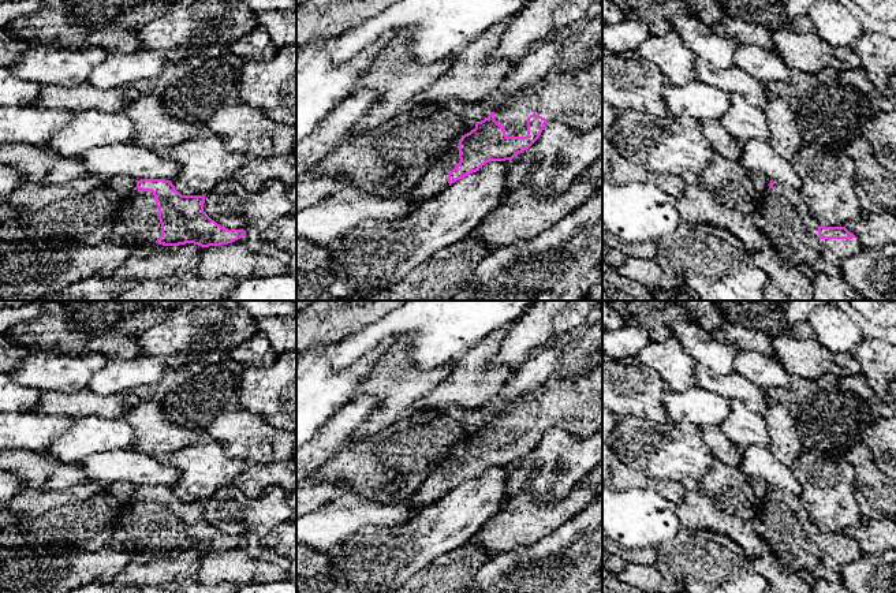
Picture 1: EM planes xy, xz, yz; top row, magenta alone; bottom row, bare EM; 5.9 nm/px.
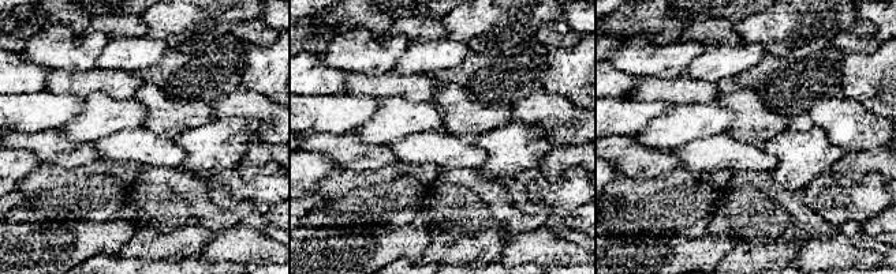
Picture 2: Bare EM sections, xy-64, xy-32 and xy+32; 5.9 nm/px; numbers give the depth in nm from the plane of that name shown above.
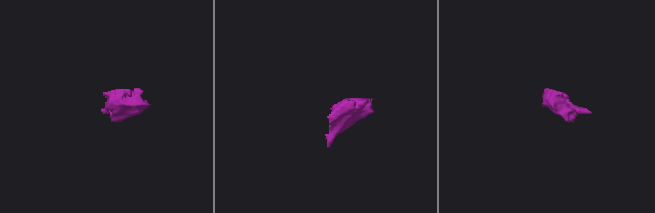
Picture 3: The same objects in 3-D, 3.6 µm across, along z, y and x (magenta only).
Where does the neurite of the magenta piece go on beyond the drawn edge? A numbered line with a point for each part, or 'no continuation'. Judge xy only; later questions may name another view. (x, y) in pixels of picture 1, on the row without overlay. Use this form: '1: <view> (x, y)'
1: xy (137, 530)

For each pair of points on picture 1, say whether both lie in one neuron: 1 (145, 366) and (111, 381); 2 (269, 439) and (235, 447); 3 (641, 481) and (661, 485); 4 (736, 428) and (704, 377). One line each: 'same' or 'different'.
1: same
2: same
3: same
4: different

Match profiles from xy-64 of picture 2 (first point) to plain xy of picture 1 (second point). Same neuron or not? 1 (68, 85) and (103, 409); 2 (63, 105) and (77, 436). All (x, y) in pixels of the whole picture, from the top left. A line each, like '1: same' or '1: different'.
1: same
2: different

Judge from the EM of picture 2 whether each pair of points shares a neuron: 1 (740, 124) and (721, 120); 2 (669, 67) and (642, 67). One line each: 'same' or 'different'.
1: different
2: same

